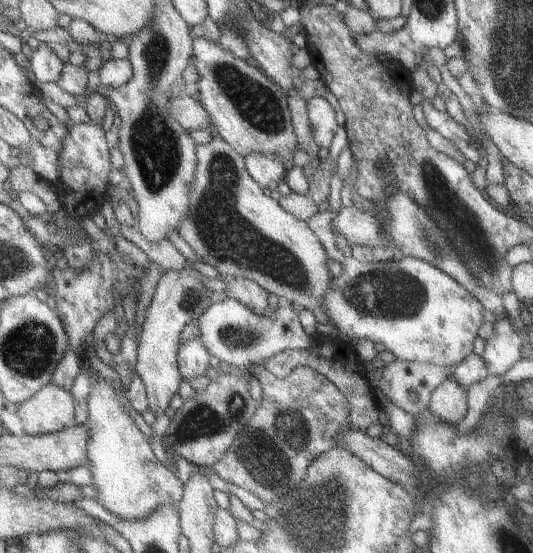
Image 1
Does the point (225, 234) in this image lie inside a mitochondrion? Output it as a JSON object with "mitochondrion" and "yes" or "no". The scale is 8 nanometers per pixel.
{"mitochondrion":"yes"}

